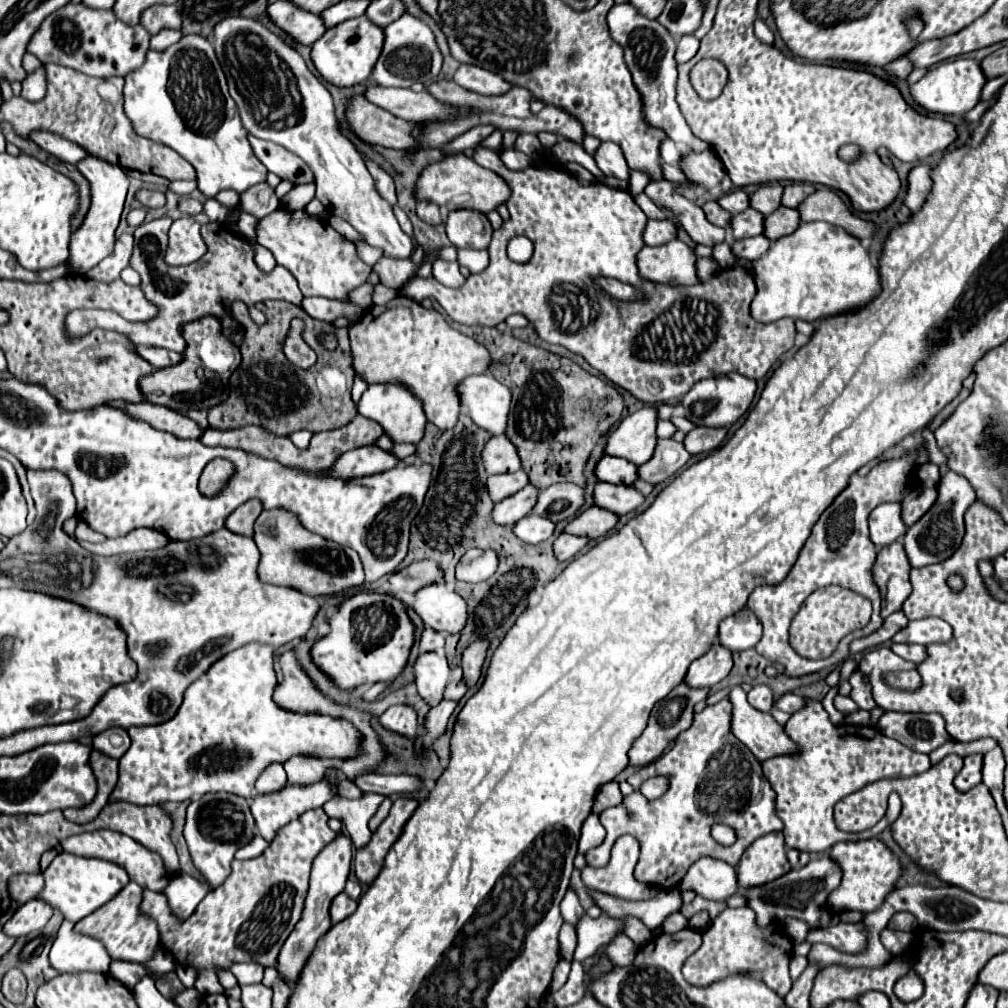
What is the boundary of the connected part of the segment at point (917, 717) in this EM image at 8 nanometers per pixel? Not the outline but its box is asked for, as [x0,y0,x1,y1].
[876,711,950,753]

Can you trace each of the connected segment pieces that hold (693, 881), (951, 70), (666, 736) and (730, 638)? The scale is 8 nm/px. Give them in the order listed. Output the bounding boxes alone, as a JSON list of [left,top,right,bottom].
[[678,855,738,901],[910,56,986,115],[628,683,708,767],[720,609,762,651]]

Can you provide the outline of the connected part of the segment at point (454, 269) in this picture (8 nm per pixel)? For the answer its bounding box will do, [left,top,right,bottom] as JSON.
[432,261,466,287]

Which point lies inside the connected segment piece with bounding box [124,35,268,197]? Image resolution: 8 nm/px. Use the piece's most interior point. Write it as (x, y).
(179, 96)

